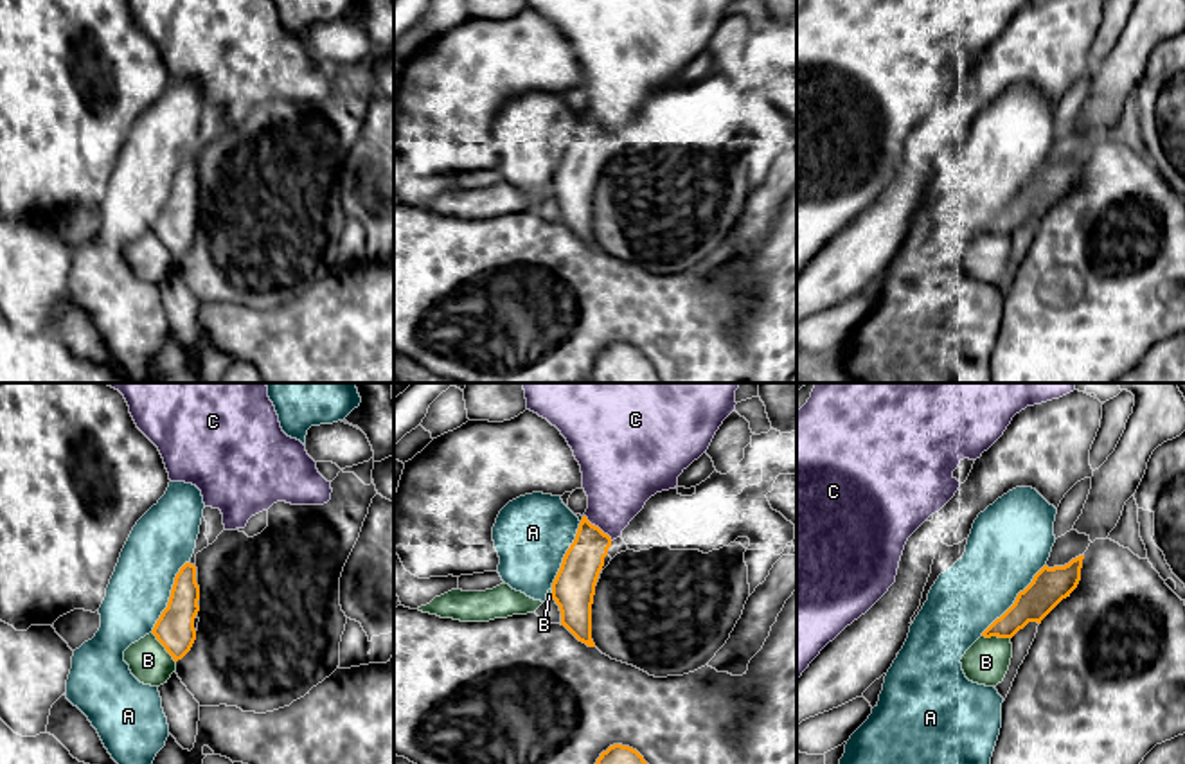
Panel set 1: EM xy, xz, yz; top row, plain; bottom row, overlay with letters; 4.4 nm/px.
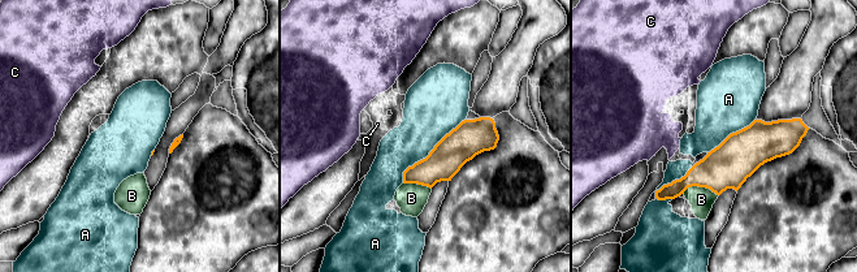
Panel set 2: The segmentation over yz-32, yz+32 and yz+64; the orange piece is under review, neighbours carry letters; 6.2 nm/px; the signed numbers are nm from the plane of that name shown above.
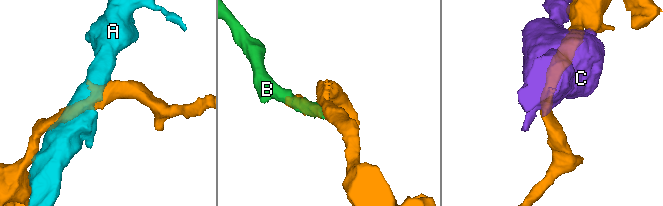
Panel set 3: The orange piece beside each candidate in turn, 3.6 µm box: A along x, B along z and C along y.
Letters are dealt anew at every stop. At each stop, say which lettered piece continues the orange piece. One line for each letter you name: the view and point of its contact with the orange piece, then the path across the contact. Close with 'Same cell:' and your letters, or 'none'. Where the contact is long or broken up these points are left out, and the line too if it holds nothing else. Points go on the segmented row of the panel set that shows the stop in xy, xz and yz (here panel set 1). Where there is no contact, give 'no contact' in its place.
B: meets orange in xy at (164, 646); runs through xy (175, 630), (164, 646), (148, 660)
Same cell: B

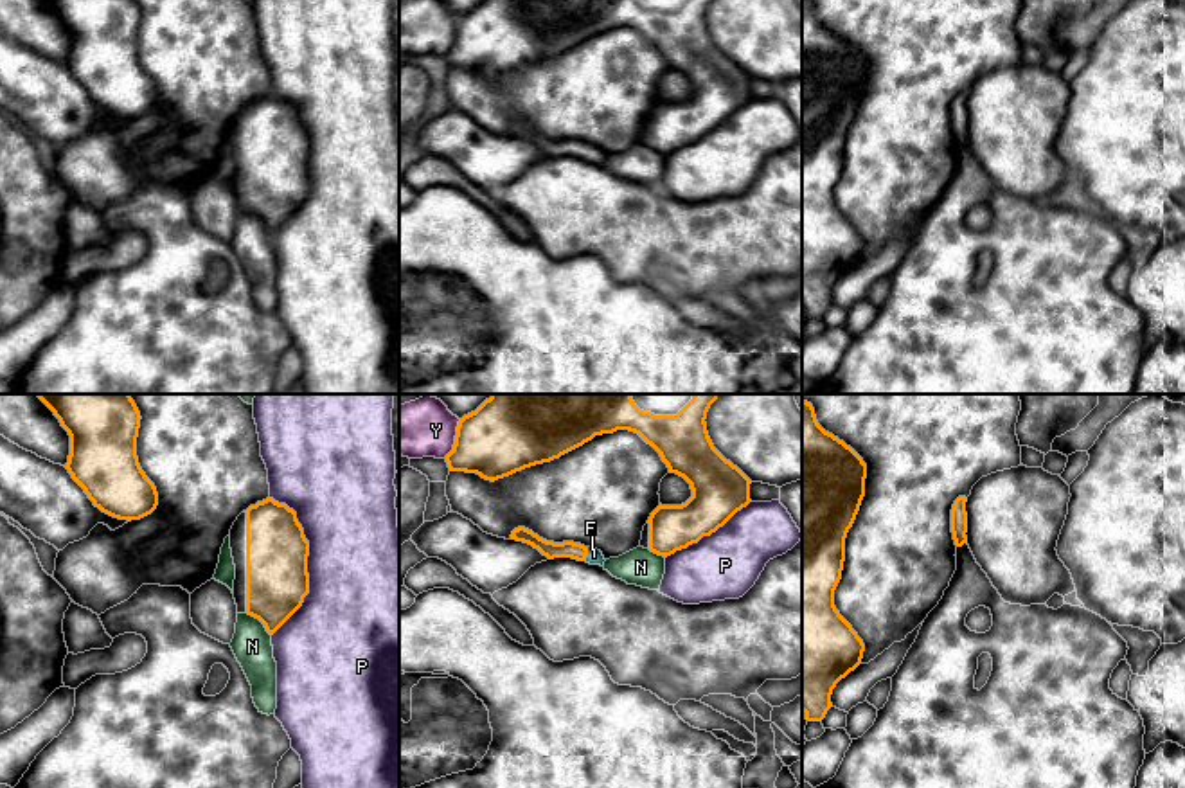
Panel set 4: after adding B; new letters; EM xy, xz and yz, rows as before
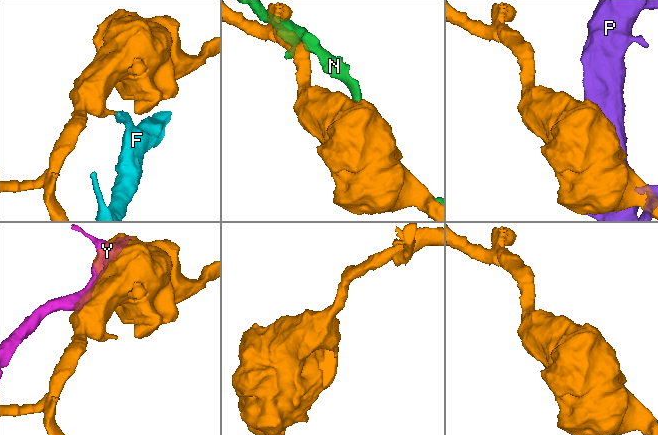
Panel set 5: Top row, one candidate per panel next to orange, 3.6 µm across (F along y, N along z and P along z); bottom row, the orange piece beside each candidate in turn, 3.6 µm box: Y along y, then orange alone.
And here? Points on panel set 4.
Same cell: none

